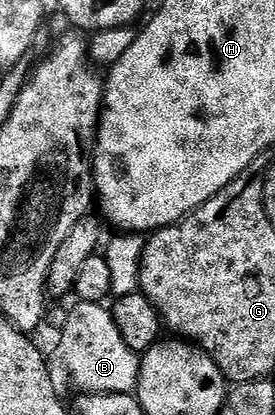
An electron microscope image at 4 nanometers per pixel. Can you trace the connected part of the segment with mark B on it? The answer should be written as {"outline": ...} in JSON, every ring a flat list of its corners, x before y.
{"outline":[[78,303,77,309,69,316,65,329,61,332,61,345,57,348,57,356,61,359,61,368,69,375,69,380,81,394,104,394,106,396,123,396,137,391,139,374,141,373,141,356,123,342,119,328,115,326,112,311,105,304]]}

